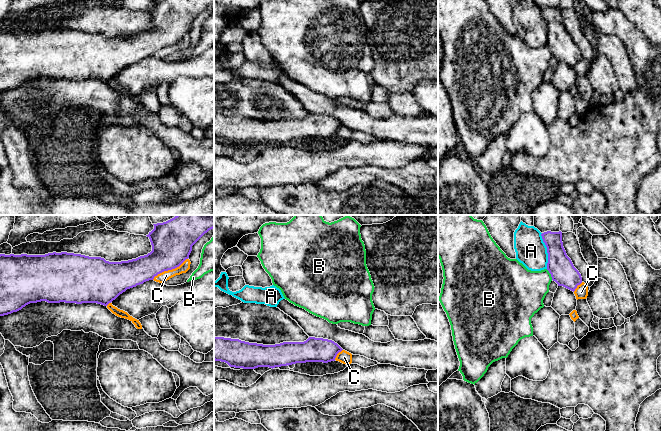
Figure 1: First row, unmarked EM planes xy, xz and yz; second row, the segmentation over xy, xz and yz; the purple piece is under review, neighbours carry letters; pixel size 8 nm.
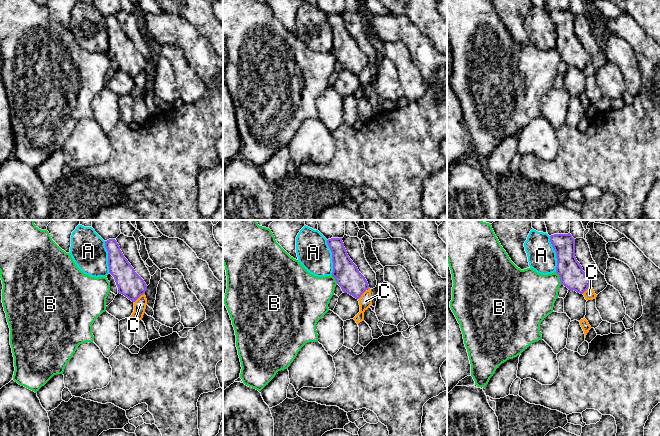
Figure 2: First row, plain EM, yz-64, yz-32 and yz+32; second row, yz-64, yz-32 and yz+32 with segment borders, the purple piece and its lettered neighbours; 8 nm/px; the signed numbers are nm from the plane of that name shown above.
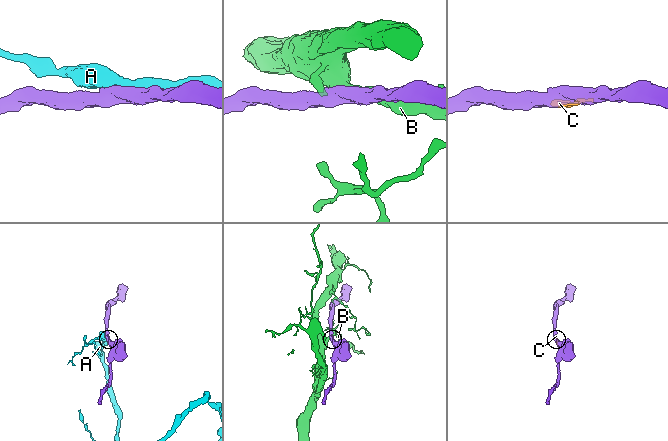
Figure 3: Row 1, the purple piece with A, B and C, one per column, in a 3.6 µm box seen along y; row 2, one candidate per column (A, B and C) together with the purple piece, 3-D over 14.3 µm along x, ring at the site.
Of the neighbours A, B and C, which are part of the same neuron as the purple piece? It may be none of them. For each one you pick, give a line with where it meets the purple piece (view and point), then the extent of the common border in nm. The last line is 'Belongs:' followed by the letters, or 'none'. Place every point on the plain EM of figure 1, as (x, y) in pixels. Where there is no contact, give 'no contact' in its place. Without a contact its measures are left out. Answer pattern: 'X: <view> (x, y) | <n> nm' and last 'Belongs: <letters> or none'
Belongs: none

